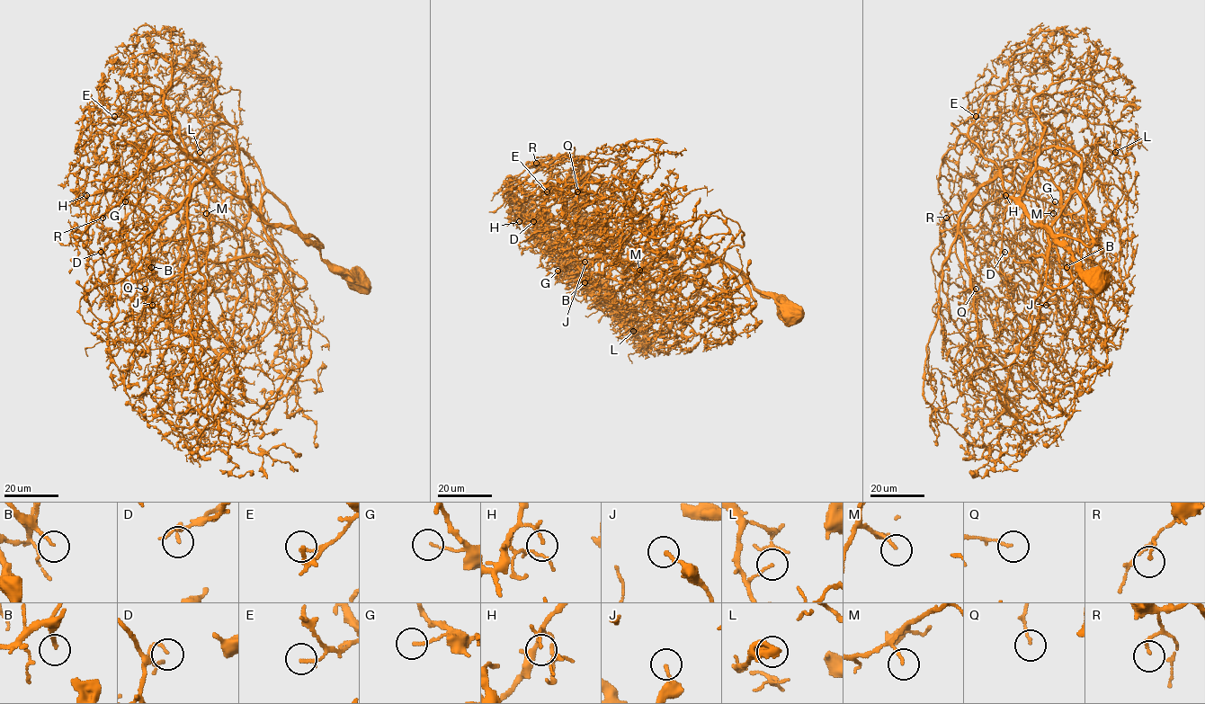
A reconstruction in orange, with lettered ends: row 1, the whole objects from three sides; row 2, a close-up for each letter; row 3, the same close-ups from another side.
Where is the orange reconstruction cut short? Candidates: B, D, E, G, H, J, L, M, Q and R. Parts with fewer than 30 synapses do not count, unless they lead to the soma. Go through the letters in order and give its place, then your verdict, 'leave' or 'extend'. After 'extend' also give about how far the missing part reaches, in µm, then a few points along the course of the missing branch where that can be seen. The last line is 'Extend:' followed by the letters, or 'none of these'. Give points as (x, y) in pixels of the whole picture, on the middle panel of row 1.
B: place (584, 282); extend; missing 20 µm; course (584, 282), (591, 290), (618, 269)
D: place (533, 221); leave
E: place (547, 191); leave
G: place (557, 271); leave
H: place (519, 221); leave
J: place (584, 262); leave
L: place (633, 331); leave
M: place (639, 270); leave
Q: place (577, 191); leave
R: place (536, 163); leave
Extend: B

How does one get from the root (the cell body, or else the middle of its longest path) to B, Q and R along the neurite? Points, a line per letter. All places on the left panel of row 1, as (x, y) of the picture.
B: (361, 282), (191, 165), (182, 223), (151, 267)
Q: (361, 282), (337, 274), (309, 241), (270, 226), (243, 196), (228, 192), (207, 173), (154, 230), (145, 289)
R: (361, 282), (337, 274), (309, 241), (270, 226), (165, 134), (156, 136), (130, 190), (102, 218)

